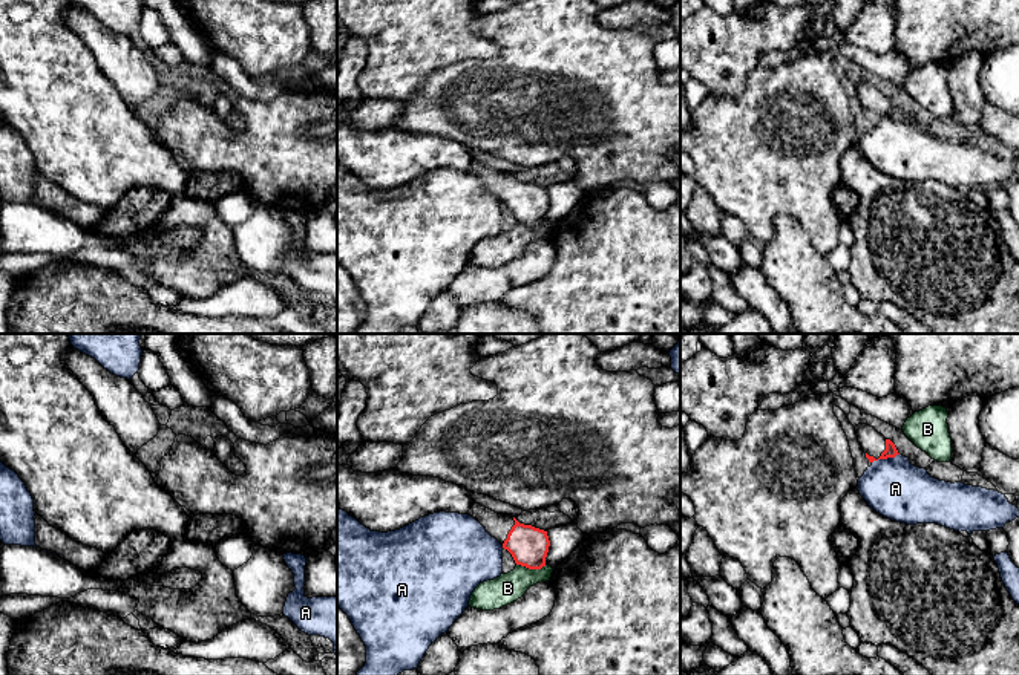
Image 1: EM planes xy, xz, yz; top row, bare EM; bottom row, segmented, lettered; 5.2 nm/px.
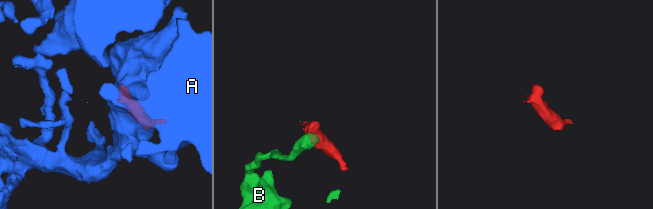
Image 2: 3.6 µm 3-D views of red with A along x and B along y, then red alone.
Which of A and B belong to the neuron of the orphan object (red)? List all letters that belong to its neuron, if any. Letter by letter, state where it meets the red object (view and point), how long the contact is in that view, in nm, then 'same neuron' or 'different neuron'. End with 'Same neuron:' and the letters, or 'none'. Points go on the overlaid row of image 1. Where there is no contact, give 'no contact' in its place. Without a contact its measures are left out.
A: yz (884, 458) | 150 nm | different neuron
B: xz (532, 568) | 160 nm | different neuron
Same neuron: none

